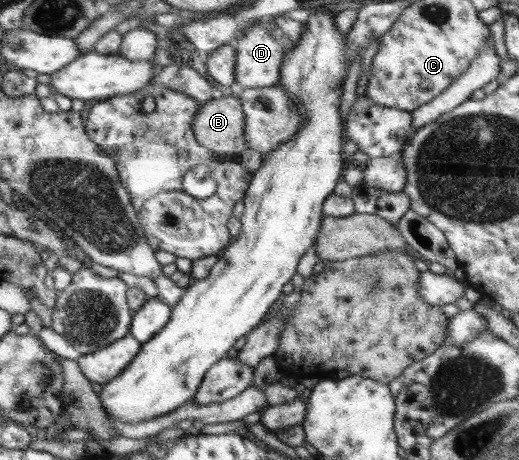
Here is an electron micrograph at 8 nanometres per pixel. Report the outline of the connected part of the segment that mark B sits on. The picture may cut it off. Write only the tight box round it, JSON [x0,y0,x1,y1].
[193,96,248,158]

